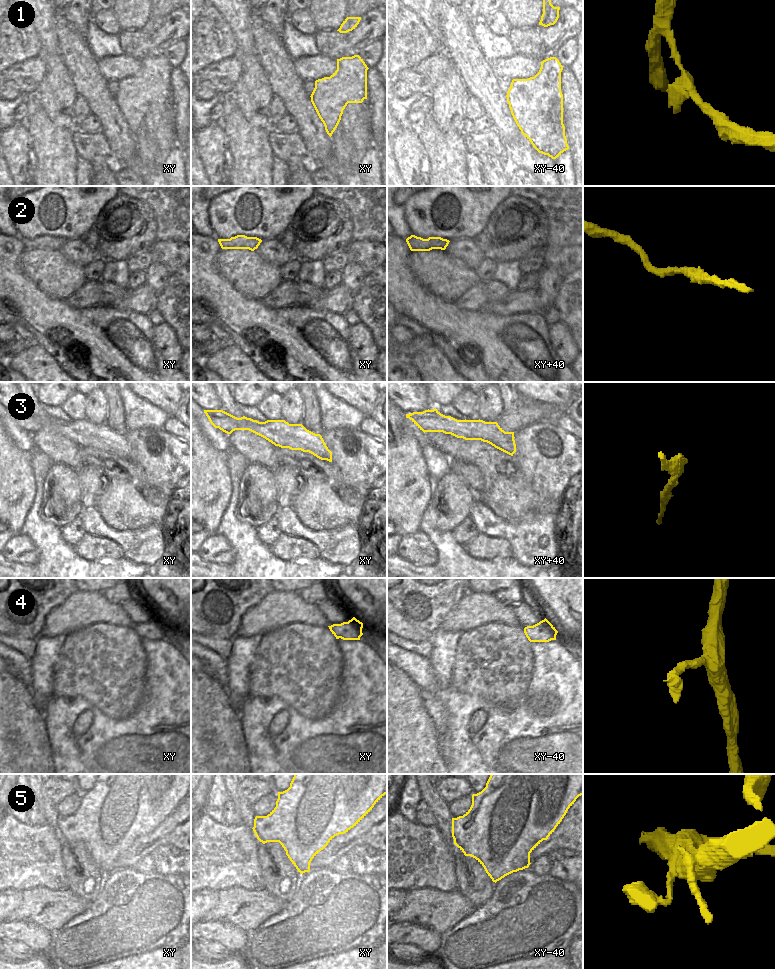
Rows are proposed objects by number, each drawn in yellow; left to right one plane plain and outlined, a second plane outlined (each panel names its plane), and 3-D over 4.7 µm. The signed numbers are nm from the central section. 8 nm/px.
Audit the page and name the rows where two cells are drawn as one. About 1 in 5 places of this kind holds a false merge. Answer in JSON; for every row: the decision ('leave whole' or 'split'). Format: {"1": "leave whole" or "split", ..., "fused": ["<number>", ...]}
{"1": "leave whole", "2": "leave whole", "3": "leave whole", "4": "leave whole", "5": "leave whole", "fused": []}

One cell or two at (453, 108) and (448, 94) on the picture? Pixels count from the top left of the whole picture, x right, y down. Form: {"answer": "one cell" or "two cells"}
{"answer": "one cell"}

